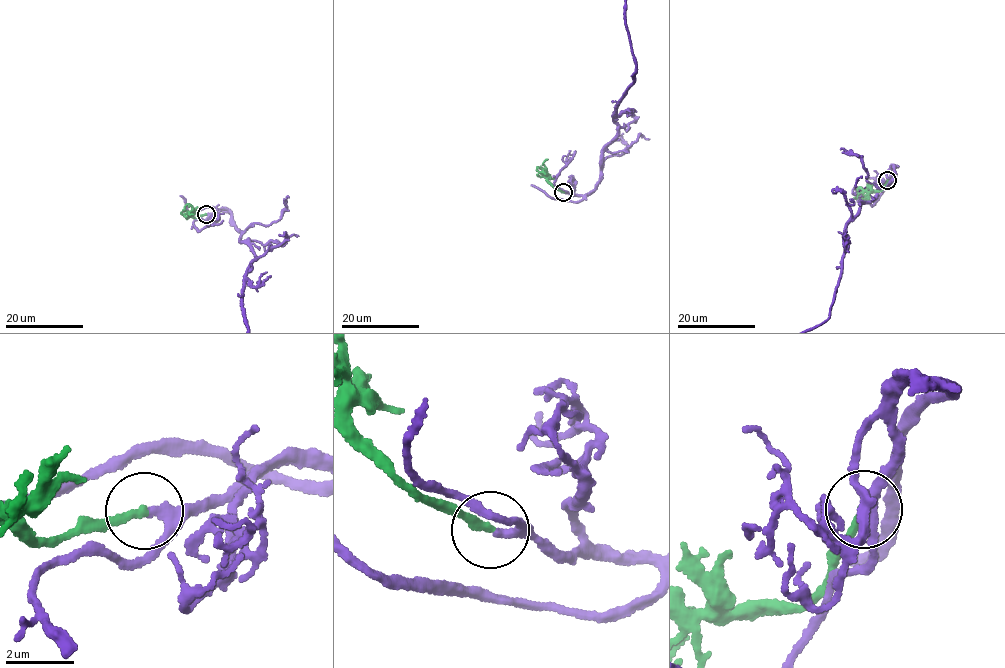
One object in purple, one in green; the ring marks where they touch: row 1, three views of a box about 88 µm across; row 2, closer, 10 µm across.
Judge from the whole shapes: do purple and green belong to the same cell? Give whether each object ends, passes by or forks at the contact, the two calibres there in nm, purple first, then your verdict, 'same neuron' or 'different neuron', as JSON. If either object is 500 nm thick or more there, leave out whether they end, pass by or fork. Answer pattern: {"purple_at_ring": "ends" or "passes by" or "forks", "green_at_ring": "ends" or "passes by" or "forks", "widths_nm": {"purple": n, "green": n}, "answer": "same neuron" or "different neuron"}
{"purple_at_ring": "passes by", "green_at_ring": "ends", "widths_nm": {"purple": 240, "green": 240}, "answer": "same neuron"}

